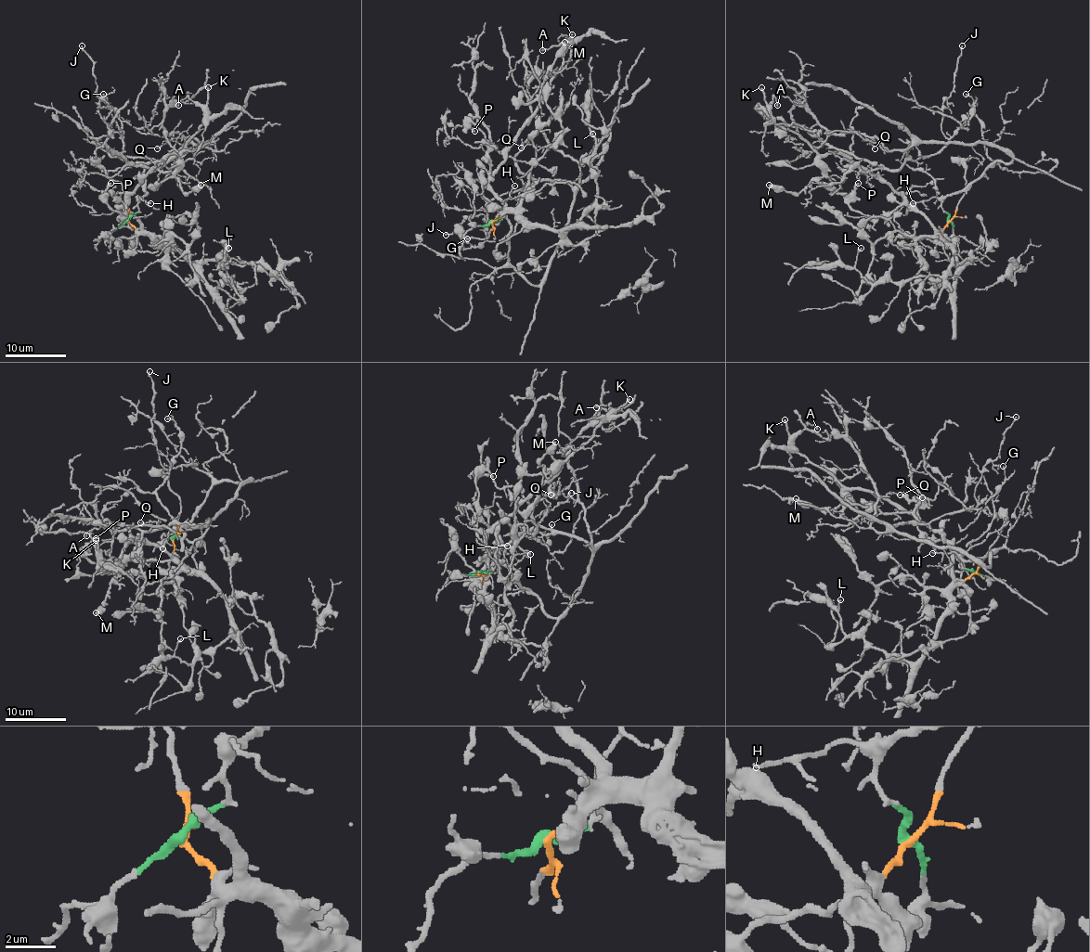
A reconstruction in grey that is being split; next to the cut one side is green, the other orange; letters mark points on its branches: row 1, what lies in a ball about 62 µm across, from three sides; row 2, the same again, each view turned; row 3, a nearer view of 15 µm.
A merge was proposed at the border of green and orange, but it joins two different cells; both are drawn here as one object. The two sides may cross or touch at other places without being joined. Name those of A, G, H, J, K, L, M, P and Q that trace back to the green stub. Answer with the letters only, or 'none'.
G, H, J, Q

